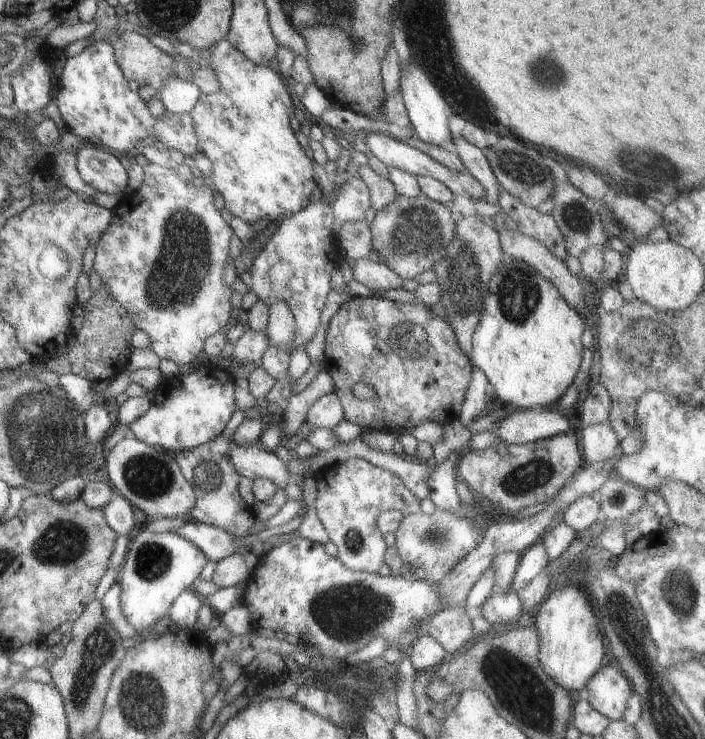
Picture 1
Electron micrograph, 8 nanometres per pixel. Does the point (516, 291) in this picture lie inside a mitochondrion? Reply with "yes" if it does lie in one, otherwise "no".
yes

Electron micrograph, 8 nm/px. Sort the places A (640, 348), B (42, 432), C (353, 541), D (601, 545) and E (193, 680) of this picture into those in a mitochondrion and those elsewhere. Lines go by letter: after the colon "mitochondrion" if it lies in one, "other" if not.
A: mitochondrion
B: mitochondrion
C: mitochondrion
D: other
E: other

